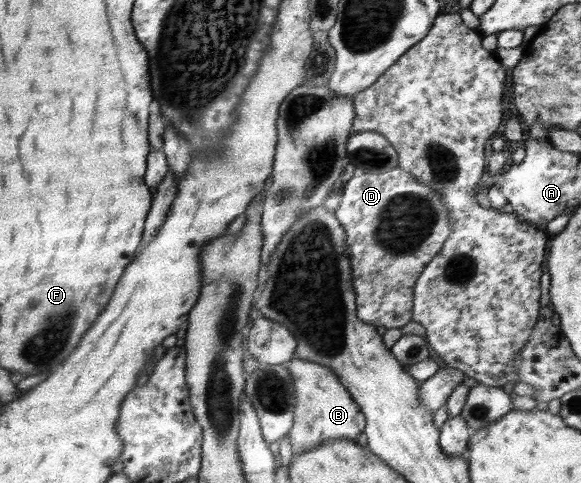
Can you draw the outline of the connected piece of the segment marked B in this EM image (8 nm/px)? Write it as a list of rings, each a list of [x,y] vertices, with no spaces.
[[[296,357],[289,362],[288,370],[292,374],[294,398],[296,398],[293,424],[287,435],[293,455],[306,453],[322,445],[324,441],[338,439],[356,441],[358,435],[364,431],[366,419],[358,403],[346,391],[341,381],[338,381],[332,368]]]

